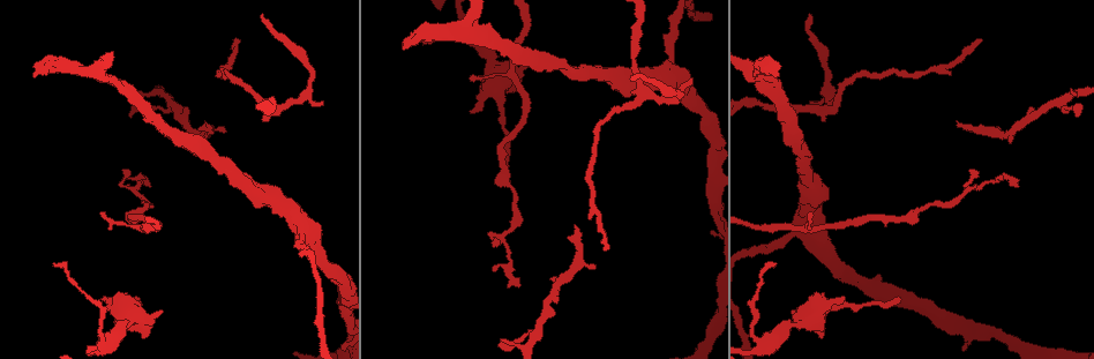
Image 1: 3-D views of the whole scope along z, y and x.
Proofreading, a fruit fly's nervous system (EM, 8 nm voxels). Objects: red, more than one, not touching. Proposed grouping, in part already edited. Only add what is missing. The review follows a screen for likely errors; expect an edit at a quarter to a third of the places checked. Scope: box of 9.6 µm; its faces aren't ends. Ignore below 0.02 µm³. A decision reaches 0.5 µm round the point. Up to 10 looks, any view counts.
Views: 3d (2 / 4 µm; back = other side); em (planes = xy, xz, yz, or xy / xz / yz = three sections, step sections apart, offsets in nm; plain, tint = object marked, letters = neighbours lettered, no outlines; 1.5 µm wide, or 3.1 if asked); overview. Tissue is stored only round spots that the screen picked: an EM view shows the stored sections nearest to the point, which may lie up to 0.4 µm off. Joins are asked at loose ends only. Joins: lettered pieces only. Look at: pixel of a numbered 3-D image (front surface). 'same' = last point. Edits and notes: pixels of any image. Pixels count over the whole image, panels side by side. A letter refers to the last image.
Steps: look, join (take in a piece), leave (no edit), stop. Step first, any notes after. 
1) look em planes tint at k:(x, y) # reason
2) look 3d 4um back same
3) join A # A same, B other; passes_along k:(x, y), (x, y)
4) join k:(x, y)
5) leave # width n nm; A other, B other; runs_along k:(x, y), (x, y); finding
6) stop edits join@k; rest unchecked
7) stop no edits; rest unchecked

look em planes letters at 1:(981, 41) # thin end

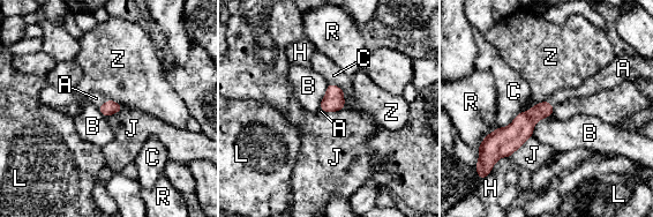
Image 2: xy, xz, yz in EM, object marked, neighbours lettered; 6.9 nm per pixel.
join A # A same, B other, C other, H other, J other, L other, R other, Z other; it goes on there

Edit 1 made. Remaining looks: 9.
look overview # redraw

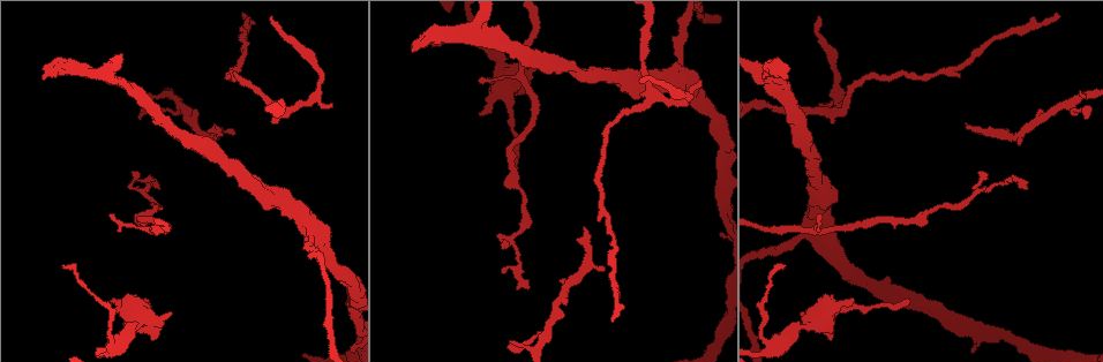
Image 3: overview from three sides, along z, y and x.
look em xz step 8 letters at 3:(332, 104) # tapers out

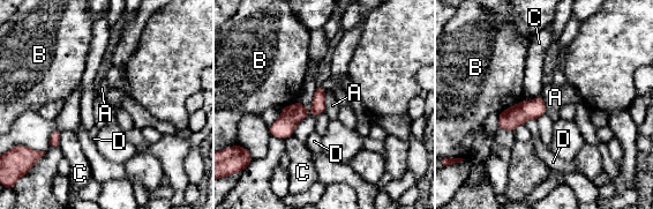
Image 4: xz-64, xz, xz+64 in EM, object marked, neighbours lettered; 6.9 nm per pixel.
look em xy step 8 letters same # another direction

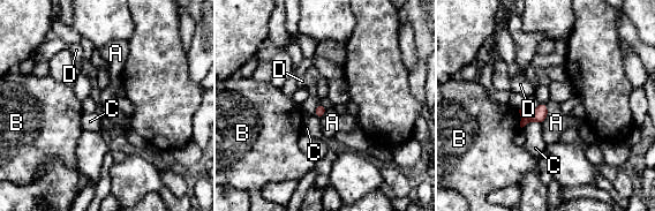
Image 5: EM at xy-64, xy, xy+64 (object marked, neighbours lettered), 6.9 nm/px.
leave # A other, B other, C other, D other; border 5:(547, 104), (547, 117), (541, 123); no lettered piece goes on from it

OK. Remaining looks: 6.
look em planes plain at 3:(787, 79)

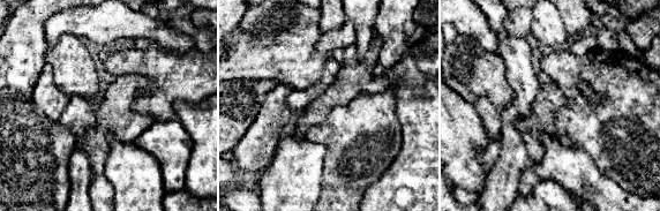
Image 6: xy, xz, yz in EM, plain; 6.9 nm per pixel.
look em planes tint same

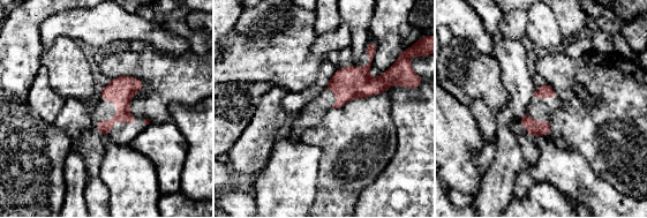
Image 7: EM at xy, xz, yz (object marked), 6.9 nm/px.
look em planes letters same

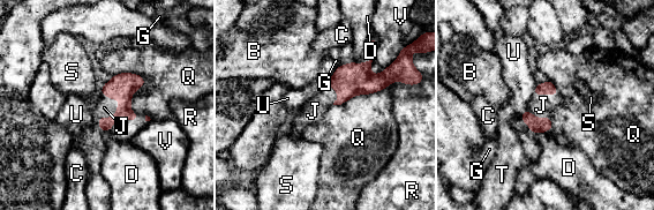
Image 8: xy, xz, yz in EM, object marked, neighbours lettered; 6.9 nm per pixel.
join J # longest_contact Q 340 nm; B other, C other, D other, G other, J same, Q other, R other, S other, T other, U other, V other; passes_along 8:(121, 87), (114, 98), (104, 107); the cell continues

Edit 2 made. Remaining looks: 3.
look overview

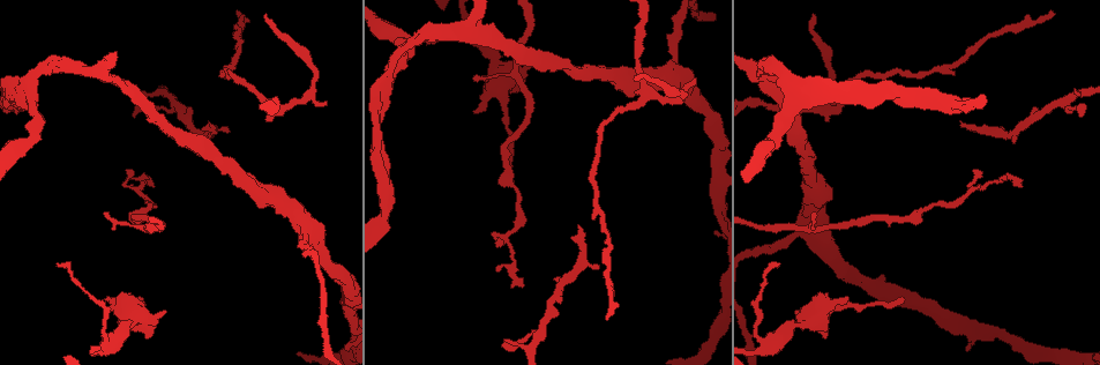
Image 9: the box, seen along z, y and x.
look 3d 2um at 9:(819, 333)

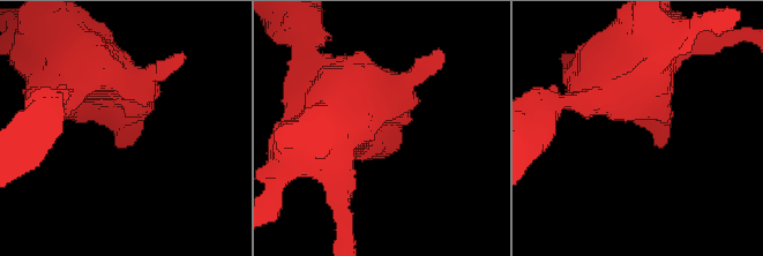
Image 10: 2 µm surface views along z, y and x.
look em planes letters at 10:(141, 122) # need the tissue

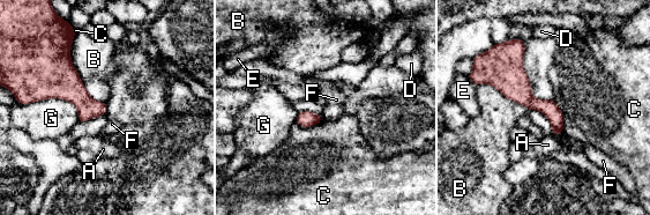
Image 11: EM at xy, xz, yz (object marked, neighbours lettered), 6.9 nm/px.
leave # A other, B other, C other, D other, E other, F other, G other; runs_along 11:(513, 50), (513, 82), (559, 131); no lettered piece goes on from it

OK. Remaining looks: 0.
stop edits join@2, join@8; rest unchecked

